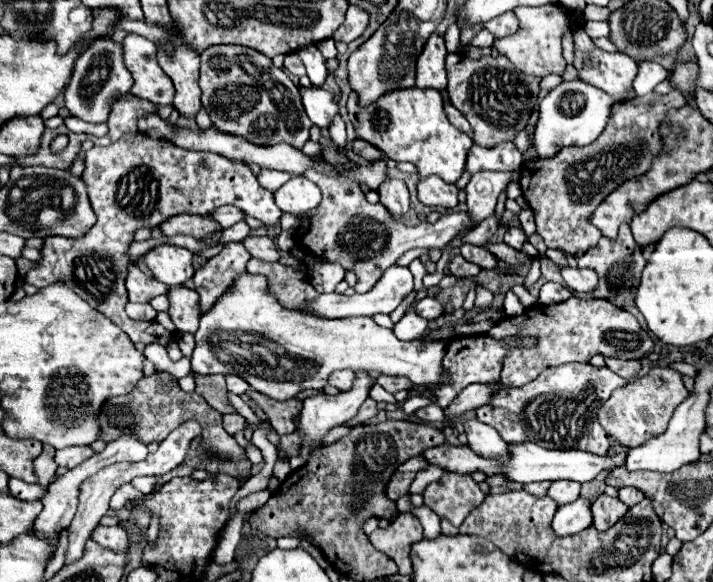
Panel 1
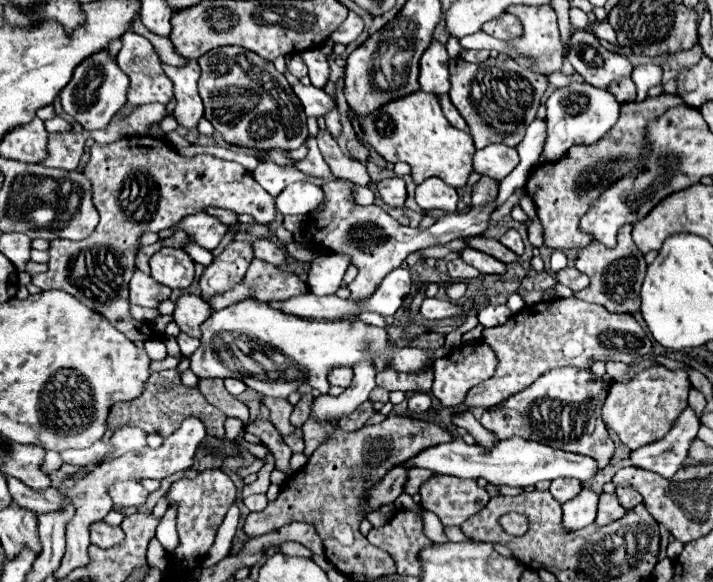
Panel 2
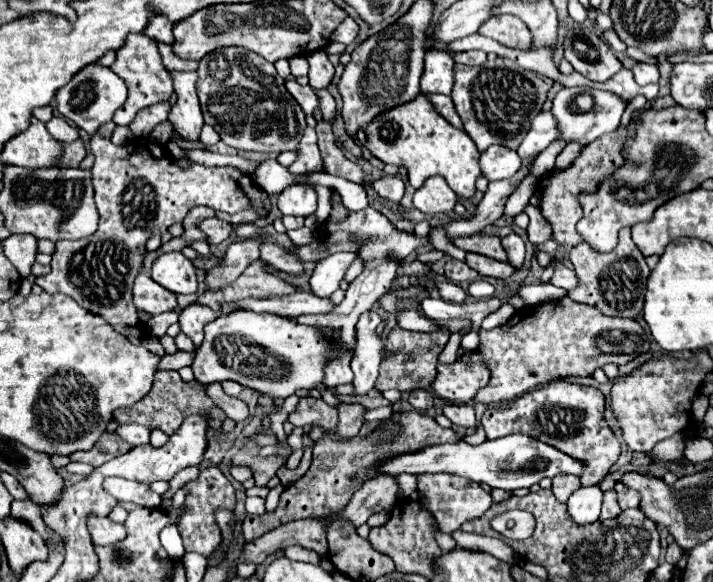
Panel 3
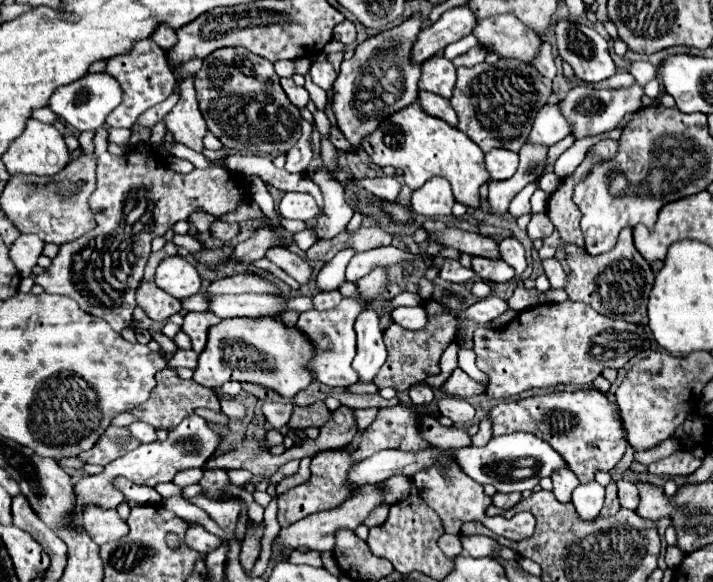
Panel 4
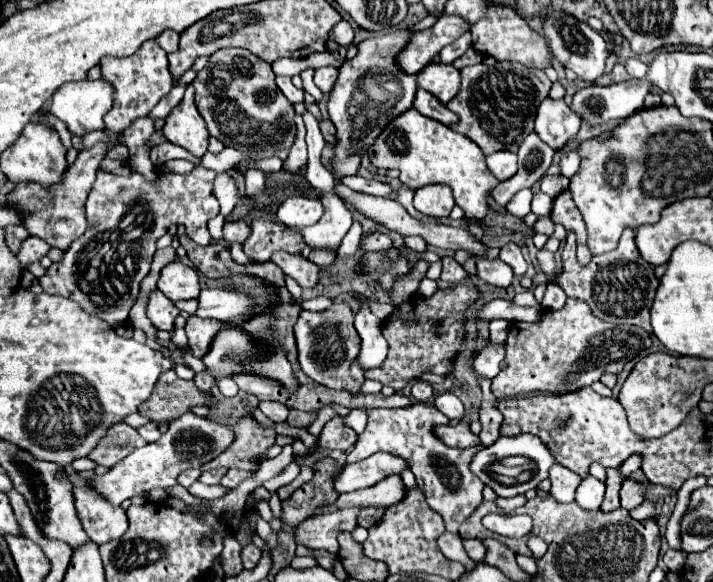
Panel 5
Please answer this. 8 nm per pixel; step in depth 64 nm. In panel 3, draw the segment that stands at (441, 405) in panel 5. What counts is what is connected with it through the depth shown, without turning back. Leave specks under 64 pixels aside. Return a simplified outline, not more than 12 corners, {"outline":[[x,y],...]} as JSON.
{"outline":[[444,404],[442,412],[456,426],[474,430],[476,418],[470,404]]}

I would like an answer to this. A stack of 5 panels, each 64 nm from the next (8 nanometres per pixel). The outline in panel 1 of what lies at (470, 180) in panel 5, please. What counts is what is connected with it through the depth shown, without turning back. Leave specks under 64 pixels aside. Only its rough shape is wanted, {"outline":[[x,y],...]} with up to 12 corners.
{"outline":[[438,90],[352,92],[358,138],[420,178],[456,184],[474,142],[448,122]]}

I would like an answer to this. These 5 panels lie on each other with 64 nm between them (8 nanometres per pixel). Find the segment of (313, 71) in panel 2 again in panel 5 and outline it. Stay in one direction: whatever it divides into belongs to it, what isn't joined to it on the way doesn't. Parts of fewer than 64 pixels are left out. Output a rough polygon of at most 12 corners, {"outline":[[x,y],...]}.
{"outline":[[318,68],[314,82],[324,94],[334,88],[338,68]]}

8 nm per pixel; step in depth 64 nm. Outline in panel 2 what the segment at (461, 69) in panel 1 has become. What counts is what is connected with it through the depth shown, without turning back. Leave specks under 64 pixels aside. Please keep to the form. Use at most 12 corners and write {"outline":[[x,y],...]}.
{"outline":[[502,54],[450,60],[476,148],[518,146],[548,76]]}

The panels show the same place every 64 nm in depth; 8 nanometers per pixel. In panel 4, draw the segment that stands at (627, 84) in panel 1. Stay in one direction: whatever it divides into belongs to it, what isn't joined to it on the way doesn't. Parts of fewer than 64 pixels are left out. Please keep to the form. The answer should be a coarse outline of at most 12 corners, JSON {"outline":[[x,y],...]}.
{"outline":[[554,18],[560,58],[580,80],[602,82],[616,64],[594,28]]}

